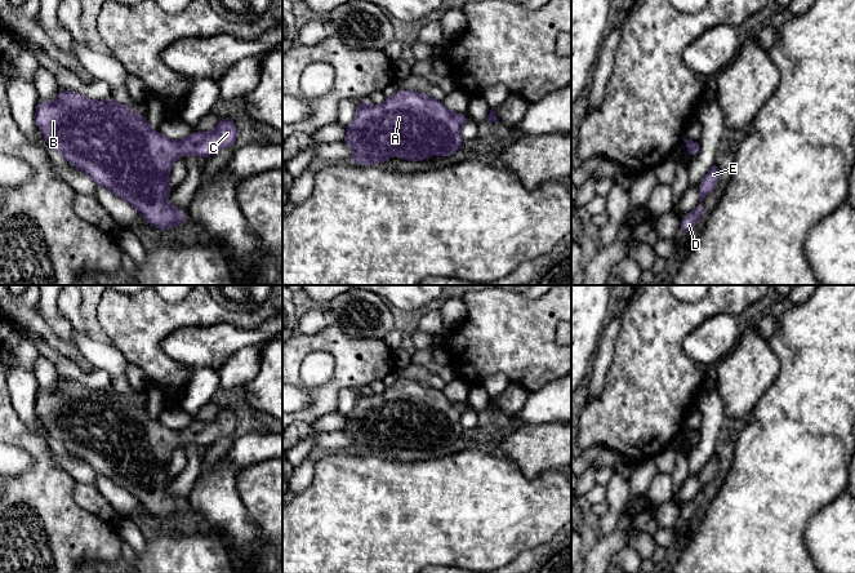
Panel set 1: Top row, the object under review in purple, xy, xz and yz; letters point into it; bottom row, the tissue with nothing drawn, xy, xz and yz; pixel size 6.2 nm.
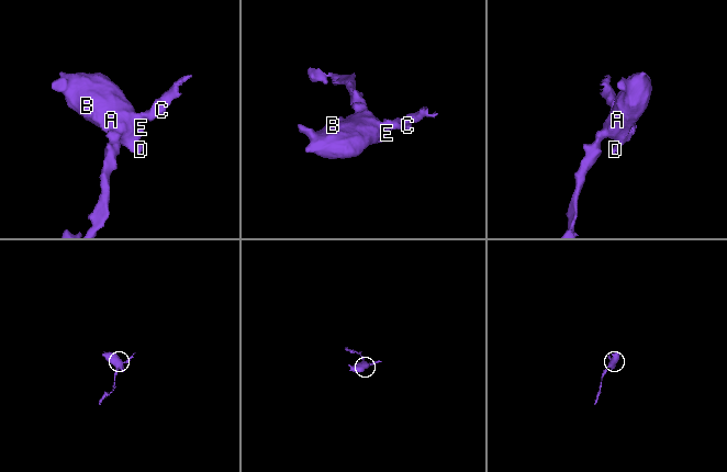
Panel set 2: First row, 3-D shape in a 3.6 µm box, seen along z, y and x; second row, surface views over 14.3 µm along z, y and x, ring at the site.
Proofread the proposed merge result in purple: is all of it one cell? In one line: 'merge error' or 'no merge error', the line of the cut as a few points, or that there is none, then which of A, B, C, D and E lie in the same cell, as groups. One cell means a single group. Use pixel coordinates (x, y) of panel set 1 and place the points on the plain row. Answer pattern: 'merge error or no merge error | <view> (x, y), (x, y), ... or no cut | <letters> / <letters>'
no merge error | no cut | A B C D E

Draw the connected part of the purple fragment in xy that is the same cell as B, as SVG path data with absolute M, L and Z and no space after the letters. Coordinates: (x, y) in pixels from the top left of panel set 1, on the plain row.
M61 378L54 391L37 390L35 413L50 439L62 443L72 456L83 459L97 474L128 490L160 520L175 518L179 511L188 508L182 498L166 492L173 480L169 478L173 452L182 444L208 448L221 437L232 436L239 425L235 412L224 407L218 408L213 421L193 421L178 431L172 430L152 419L147 405L135 403L112 385L98 391L75 379Z

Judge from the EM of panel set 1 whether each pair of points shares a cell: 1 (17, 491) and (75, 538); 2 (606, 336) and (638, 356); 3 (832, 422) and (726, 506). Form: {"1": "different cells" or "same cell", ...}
{"1": "same cell", "2": "different cells", "3": "same cell"}

